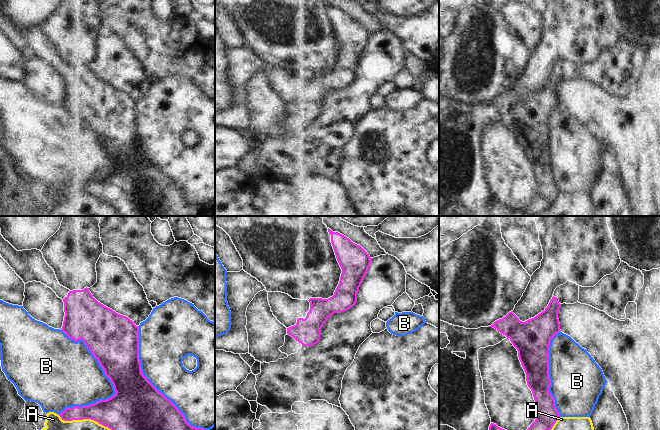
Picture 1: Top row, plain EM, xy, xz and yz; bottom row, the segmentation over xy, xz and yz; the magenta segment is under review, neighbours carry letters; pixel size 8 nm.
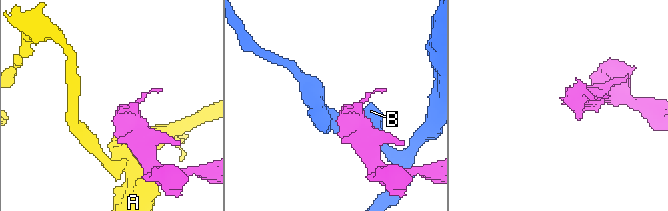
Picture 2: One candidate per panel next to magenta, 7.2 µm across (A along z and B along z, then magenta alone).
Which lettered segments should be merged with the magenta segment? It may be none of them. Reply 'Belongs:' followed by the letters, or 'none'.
Belongs: none

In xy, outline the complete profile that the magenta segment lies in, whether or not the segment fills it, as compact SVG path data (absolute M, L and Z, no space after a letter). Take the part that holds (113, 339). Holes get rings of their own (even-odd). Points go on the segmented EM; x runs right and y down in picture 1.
M0 229L0 255L9 264L13 271L26 284L28 282L41 282L51 288L56 295L64 302L64 321L62 331L75 342L82 339L84 344L91 351L93 356L98 360L105 375L110 379L114 386L115 395L107 400L100 400L88 406L74 406L66 408L59 414L62 420L83 420L91 419L99 424L108 427L111 430L204 430L202 428L192 427L185 419L185 416L178 408L159 392L142 374L139 360L139 327L134 324L128 317L120 315L112 309L98 302L90 293L89 288L83 290L73 290L61 286L56 278L54 270L47 264L40 250L22 250L17 251L1 235Z

